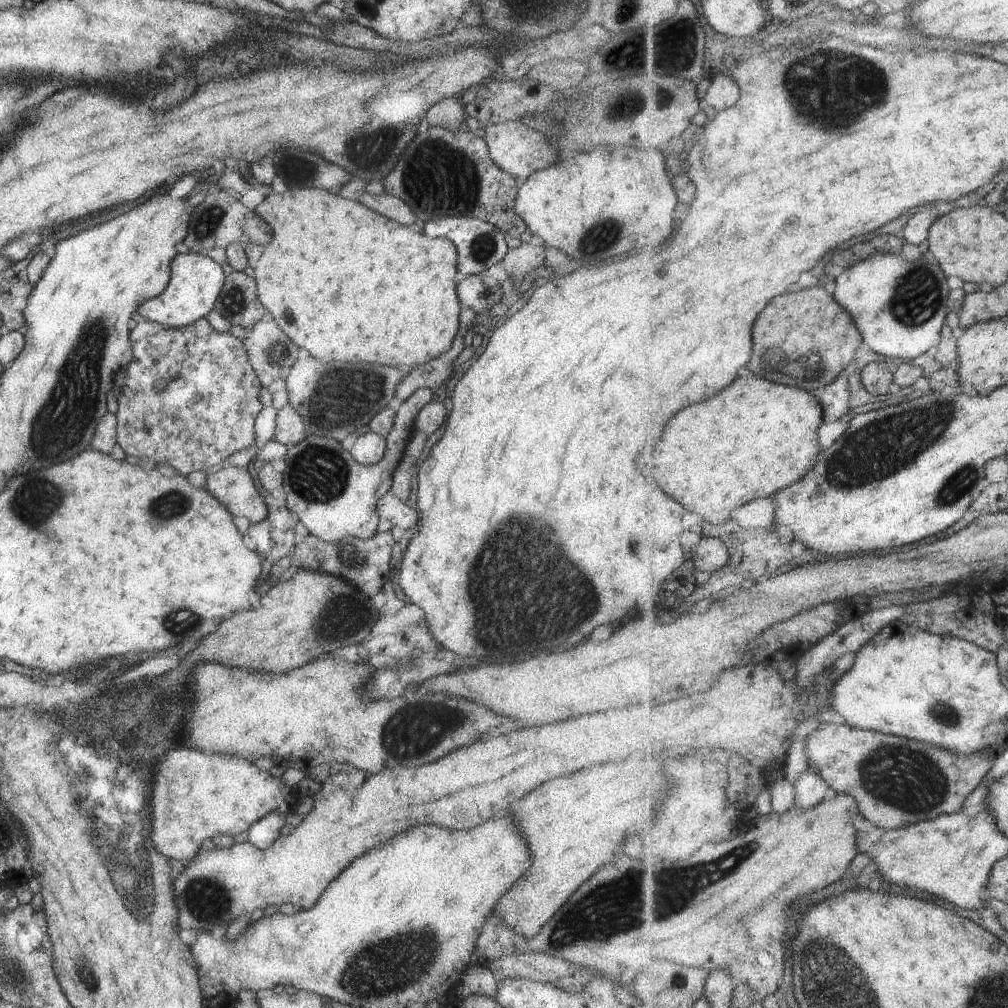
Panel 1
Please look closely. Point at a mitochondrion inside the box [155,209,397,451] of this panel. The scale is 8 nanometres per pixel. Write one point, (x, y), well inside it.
(337, 404)

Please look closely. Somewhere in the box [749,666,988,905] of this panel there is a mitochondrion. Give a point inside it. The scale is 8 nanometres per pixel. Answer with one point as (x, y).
(915, 782)

